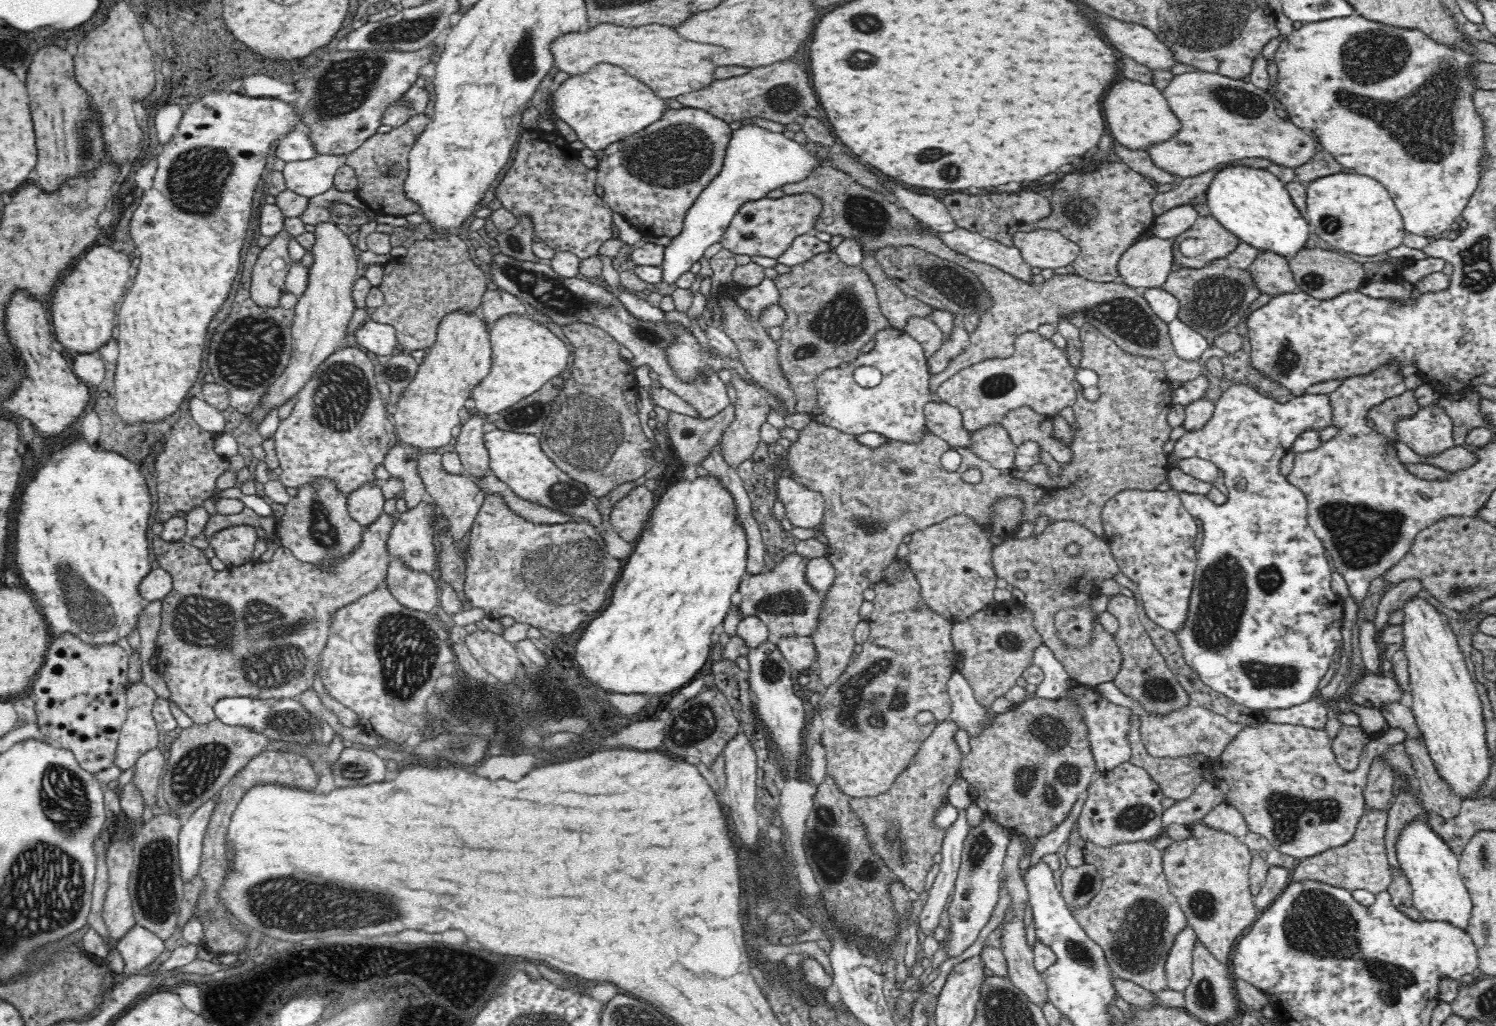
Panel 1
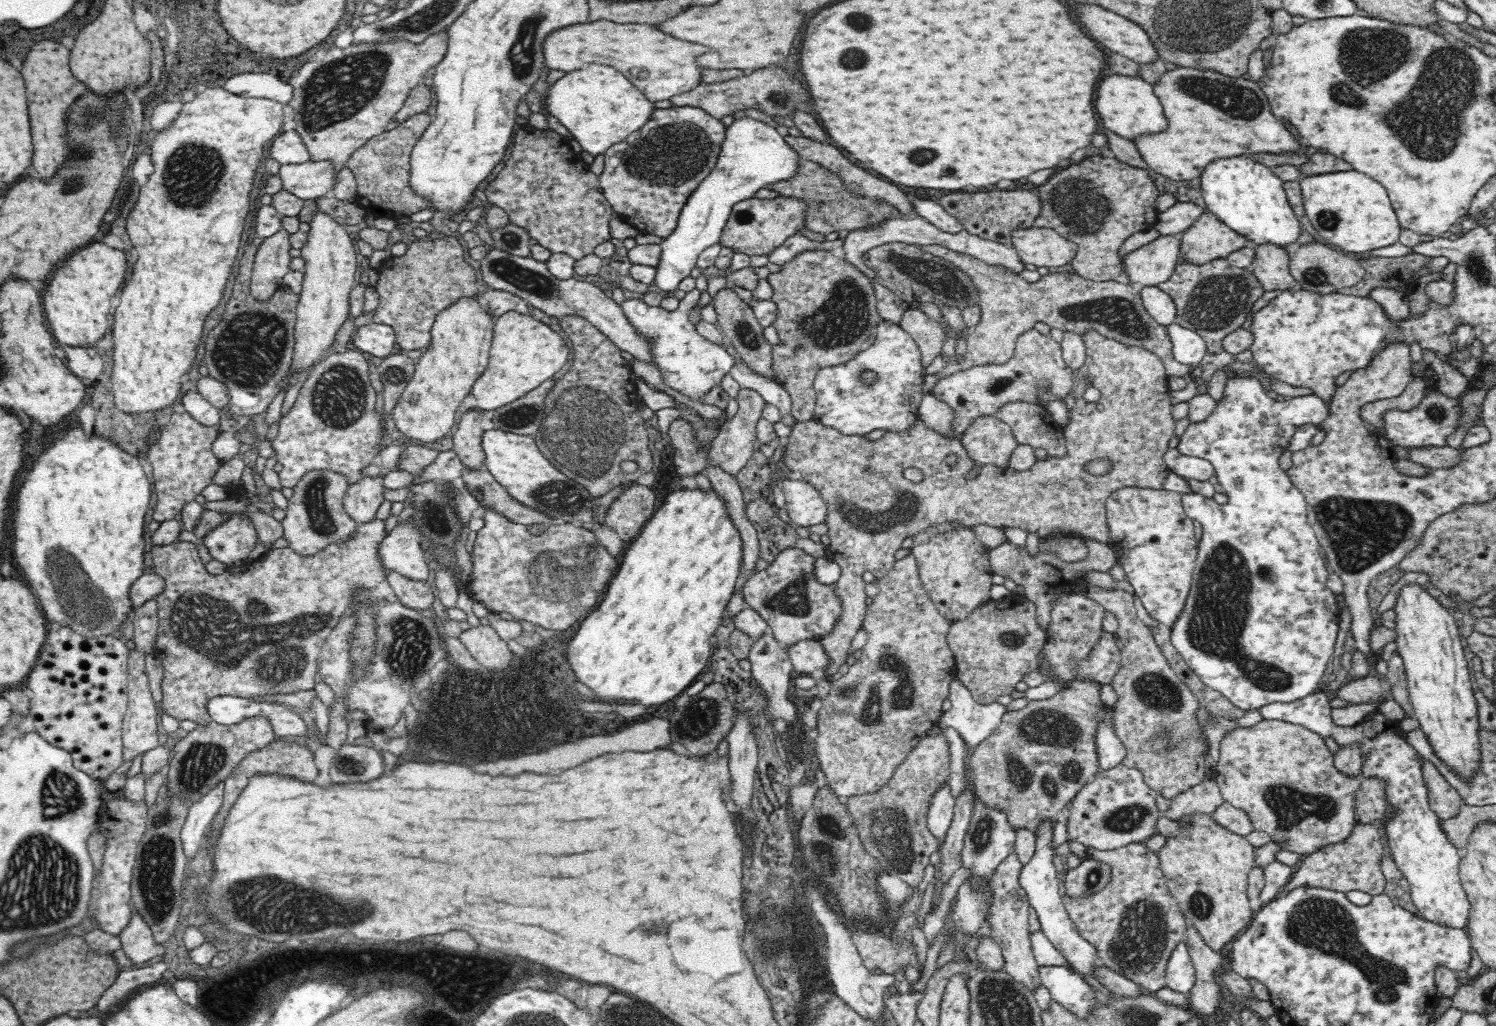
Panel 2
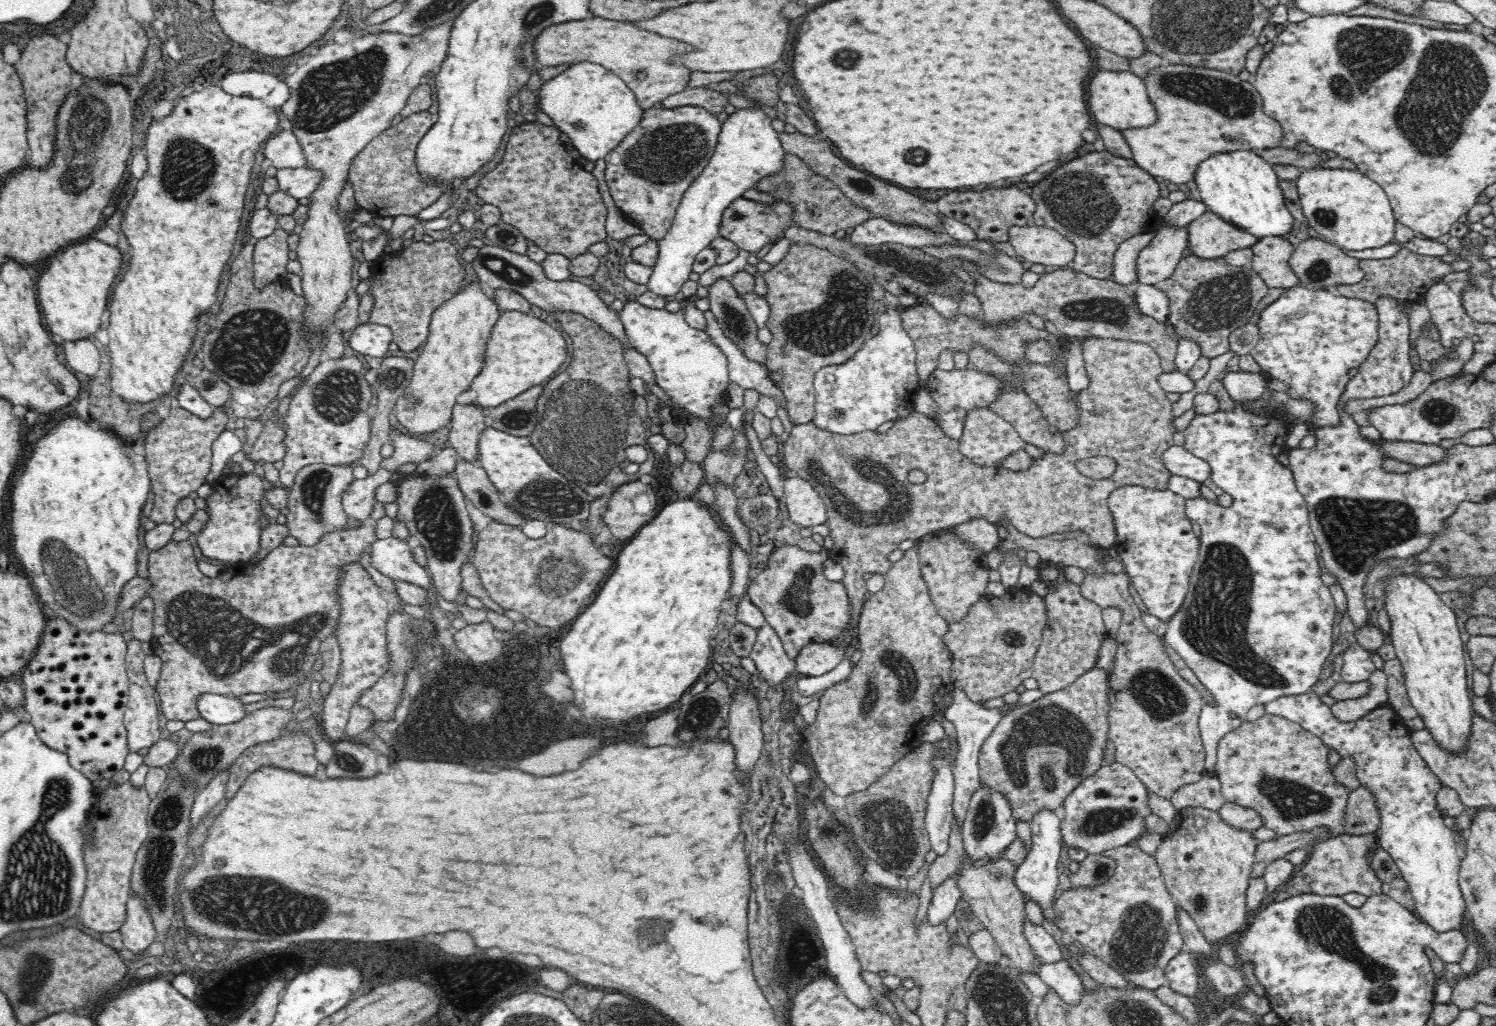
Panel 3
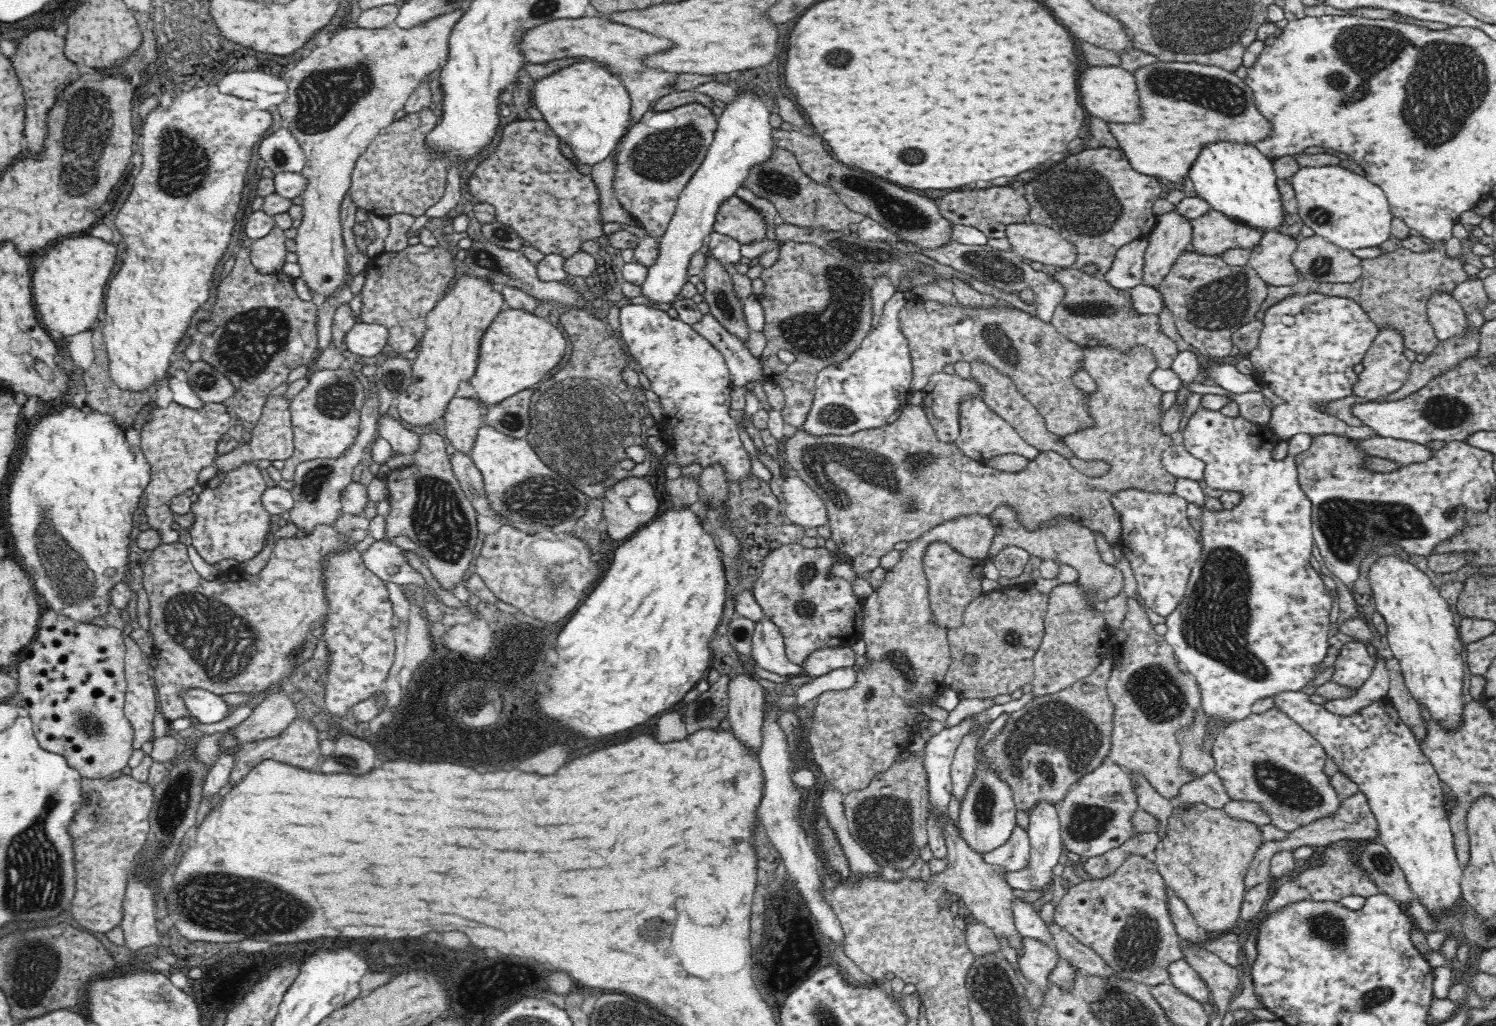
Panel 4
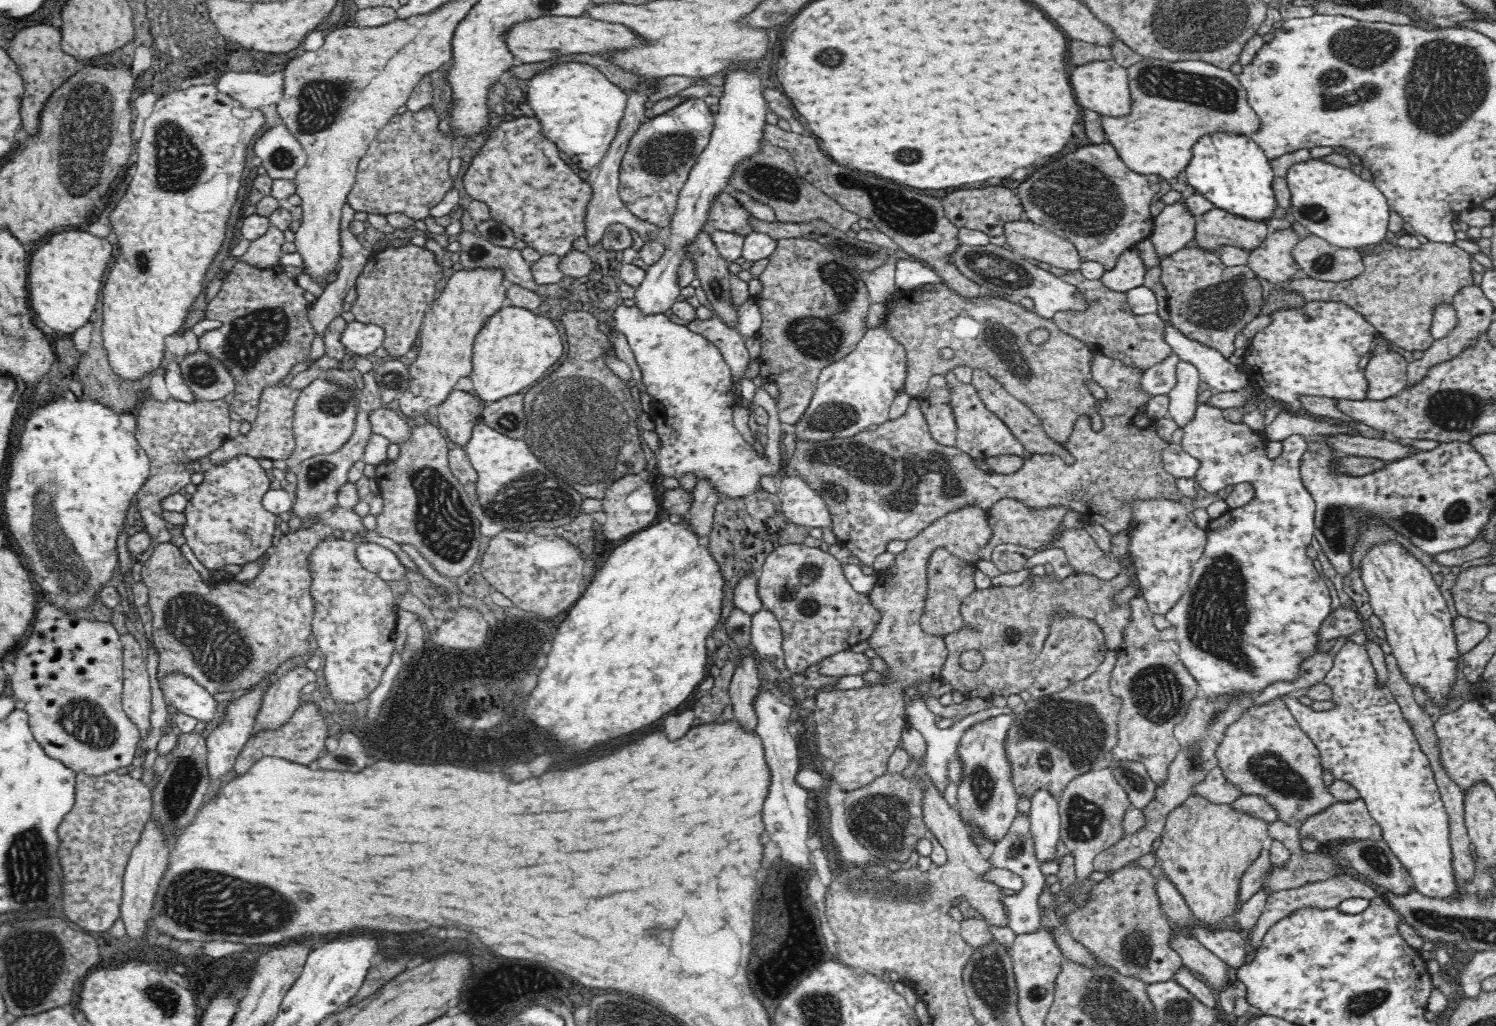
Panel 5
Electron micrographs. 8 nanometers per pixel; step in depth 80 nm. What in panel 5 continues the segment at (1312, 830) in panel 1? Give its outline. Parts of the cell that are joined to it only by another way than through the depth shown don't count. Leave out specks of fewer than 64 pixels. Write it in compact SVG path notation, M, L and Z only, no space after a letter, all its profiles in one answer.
M1273 699L1249 708L1236 722L1226 727L1222 742L1216 749L1219 768L1228 782L1240 788L1243 794L1261 794L1276 809L1280 820L1299 824L1308 816L1322 812L1335 800L1322 781L1320 753L1312 739L1300 728L1290 709L1282 699Z

